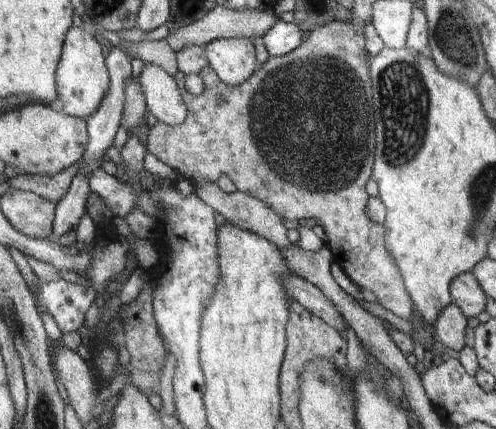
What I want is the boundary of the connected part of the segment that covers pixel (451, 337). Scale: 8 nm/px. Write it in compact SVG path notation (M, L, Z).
M452 303L440 313L438 320L432 326L446 347L460 352L466 346L464 342L466 340L466 321L464 313Z

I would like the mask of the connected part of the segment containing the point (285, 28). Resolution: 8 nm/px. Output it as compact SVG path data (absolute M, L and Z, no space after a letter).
M278 19L278 22L262 37L270 57L281 57L296 50L302 42L298 26Z

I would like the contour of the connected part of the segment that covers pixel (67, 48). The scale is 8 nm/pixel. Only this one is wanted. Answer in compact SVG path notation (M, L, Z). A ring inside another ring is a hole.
M72 25L68 29L56 71L56 82L57 106L65 113L86 119L93 115L101 105L101 100L109 89L109 72L102 47L87 27Z

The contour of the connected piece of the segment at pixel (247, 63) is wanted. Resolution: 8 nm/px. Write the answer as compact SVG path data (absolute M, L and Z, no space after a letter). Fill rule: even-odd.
M216 39L203 47L209 66L229 87L240 86L259 68L251 39Z

